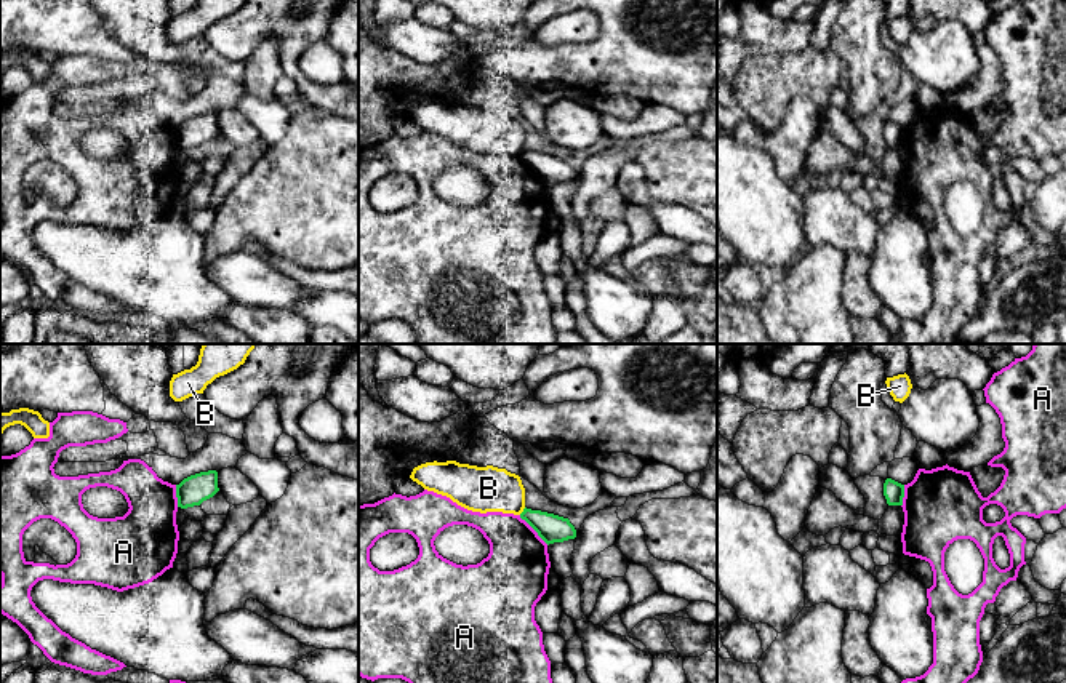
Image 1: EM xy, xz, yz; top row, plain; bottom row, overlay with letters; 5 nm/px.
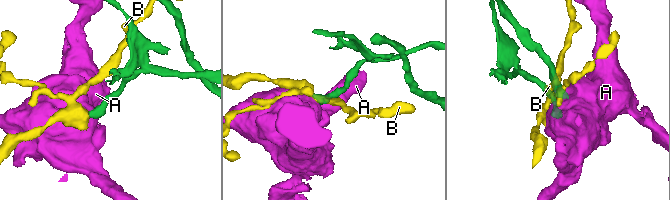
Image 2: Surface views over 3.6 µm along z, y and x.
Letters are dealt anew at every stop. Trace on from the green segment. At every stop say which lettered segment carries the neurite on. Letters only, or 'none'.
none

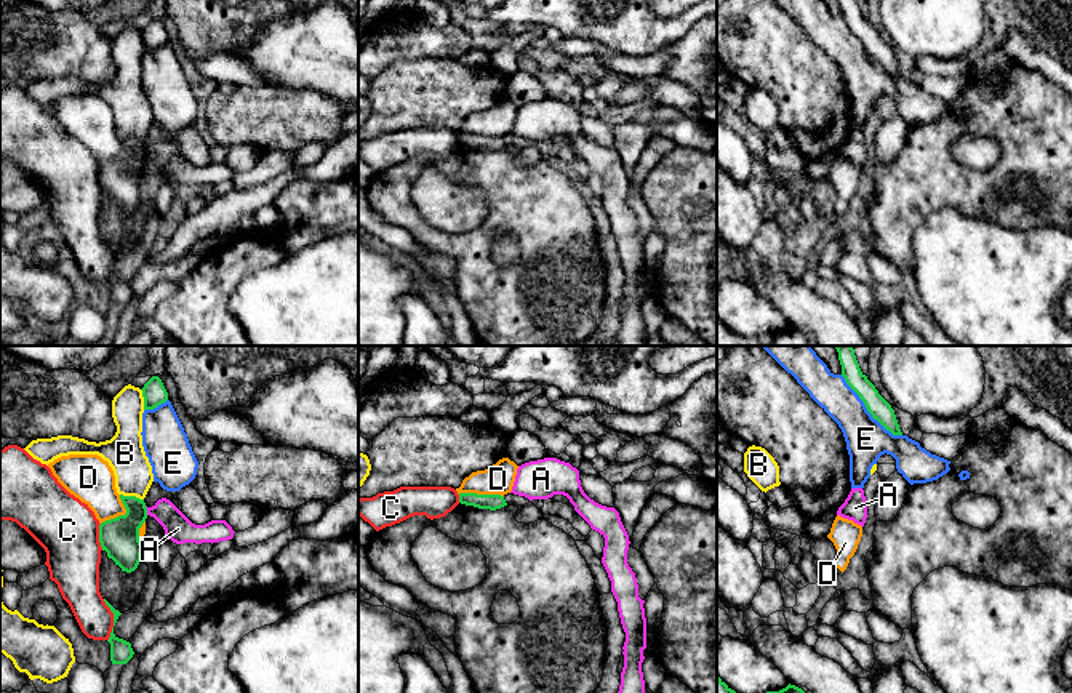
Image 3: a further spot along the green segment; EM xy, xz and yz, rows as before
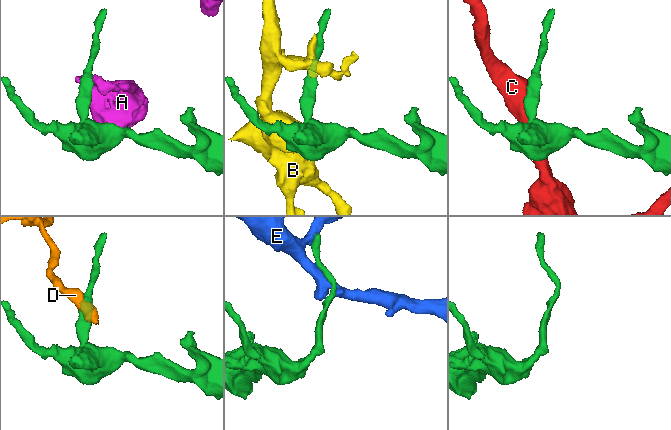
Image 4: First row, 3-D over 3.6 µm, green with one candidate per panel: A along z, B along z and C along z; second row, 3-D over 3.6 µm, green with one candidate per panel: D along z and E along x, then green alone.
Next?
none

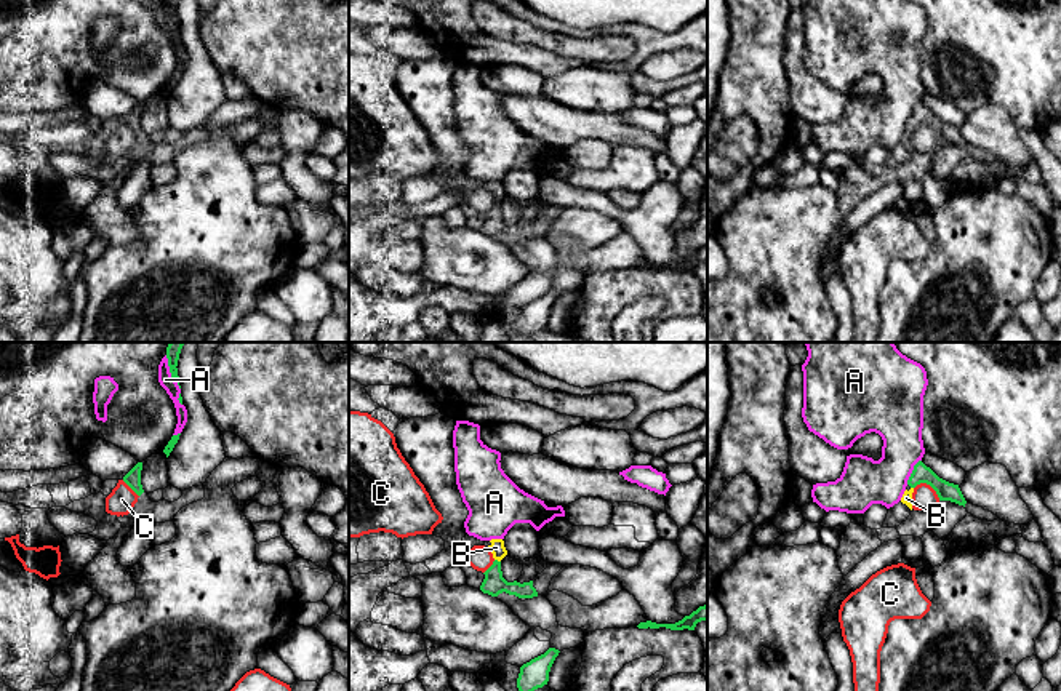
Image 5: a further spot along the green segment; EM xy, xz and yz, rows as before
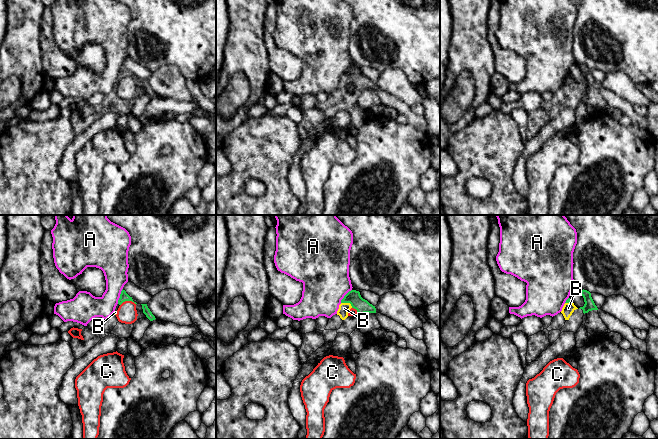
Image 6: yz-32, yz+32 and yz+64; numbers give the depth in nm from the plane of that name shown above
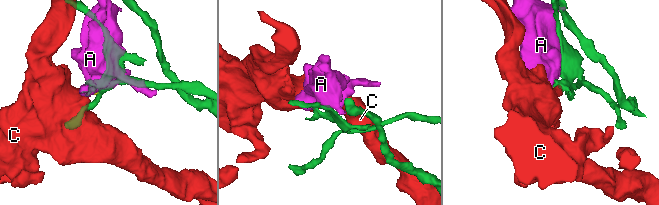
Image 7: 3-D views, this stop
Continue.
B

